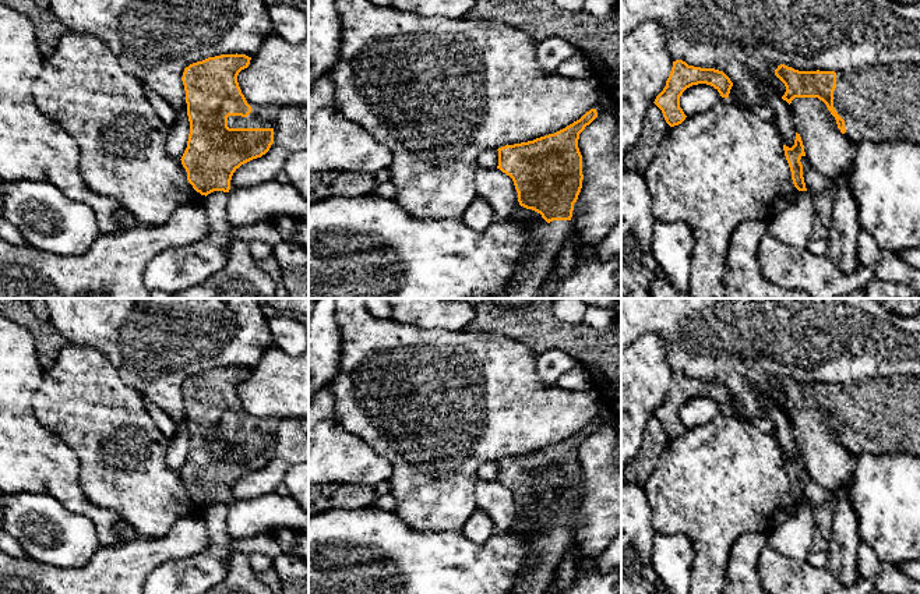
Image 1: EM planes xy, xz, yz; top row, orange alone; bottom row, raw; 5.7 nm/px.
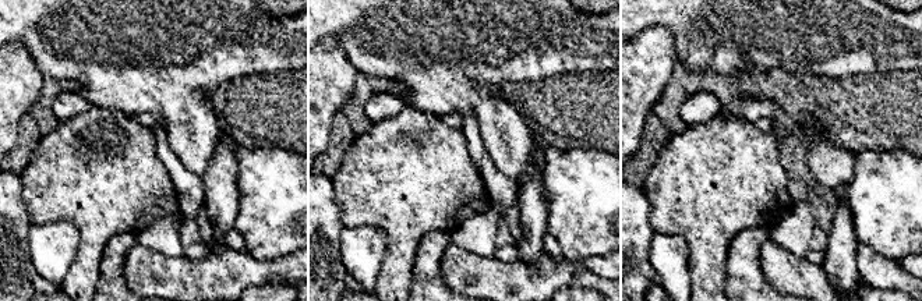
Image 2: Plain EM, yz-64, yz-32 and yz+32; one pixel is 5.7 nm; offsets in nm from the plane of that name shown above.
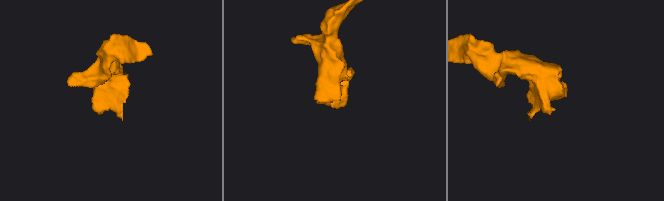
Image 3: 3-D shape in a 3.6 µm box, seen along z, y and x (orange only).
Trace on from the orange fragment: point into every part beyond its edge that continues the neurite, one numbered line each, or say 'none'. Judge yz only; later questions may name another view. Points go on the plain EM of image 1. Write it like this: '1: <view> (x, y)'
1: yz (881, 417)

